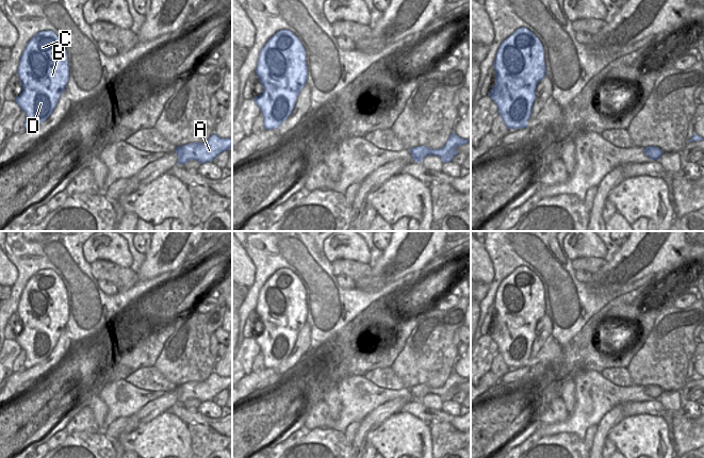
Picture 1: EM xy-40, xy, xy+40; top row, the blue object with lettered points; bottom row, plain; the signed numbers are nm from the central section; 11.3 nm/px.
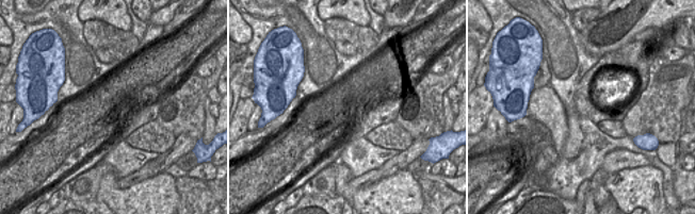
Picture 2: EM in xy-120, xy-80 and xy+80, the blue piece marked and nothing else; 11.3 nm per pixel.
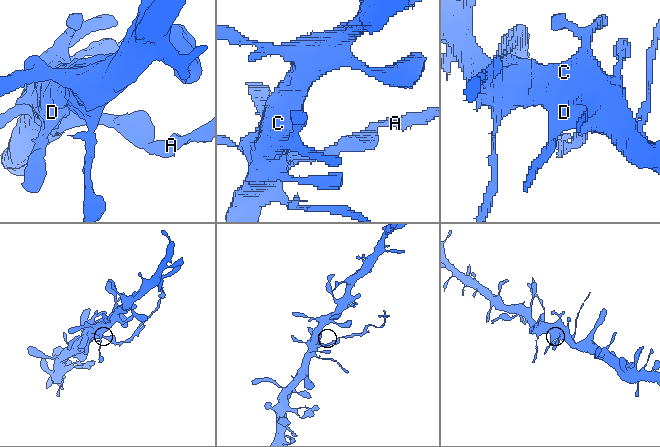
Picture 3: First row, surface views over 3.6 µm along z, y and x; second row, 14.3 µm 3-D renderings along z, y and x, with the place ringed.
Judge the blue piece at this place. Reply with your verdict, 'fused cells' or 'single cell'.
fused cells

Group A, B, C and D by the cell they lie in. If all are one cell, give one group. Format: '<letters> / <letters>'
A / B C D

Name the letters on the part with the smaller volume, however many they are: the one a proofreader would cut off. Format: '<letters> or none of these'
A

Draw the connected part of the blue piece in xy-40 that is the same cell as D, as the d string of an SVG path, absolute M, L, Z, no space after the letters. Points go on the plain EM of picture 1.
M40 269L27 282L17 311L22 331L16 342L24 350L24 369L45 360L69 318L67 289L53 269Z

